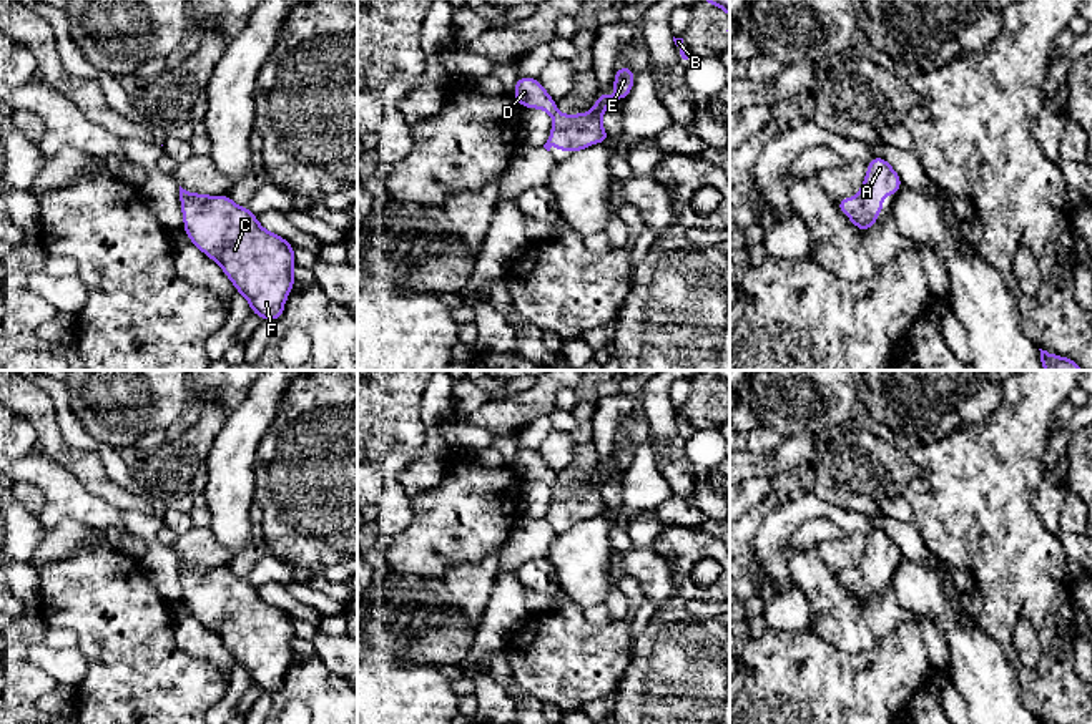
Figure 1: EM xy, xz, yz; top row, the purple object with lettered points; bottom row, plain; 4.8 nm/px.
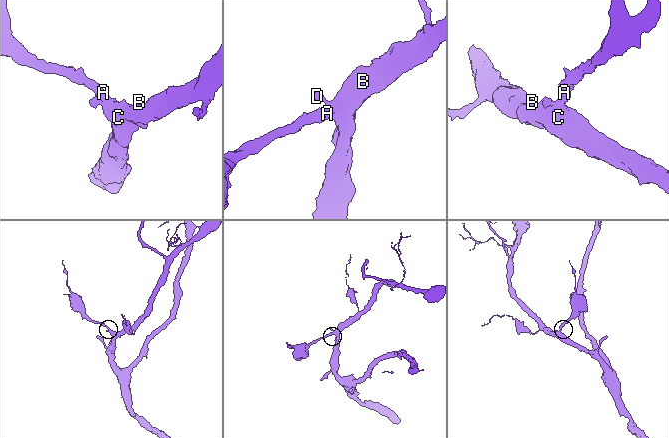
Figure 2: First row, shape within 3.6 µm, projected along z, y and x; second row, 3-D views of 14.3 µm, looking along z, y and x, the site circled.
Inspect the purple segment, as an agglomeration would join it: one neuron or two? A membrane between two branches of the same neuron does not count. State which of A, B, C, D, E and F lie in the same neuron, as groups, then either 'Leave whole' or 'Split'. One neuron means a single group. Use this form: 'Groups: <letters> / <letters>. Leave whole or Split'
Groups: A B C D E F. Leave whole

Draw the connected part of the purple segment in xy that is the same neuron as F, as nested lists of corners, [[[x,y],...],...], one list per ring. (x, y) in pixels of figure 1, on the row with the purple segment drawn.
[[[180,186],[183,227],[188,239],[209,259],[216,261],[236,291],[249,302],[253,314],[271,322],[283,317],[284,302],[296,284],[293,267],[298,264],[294,246],[266,231],[246,206],[238,206],[226,194],[208,196]]]

